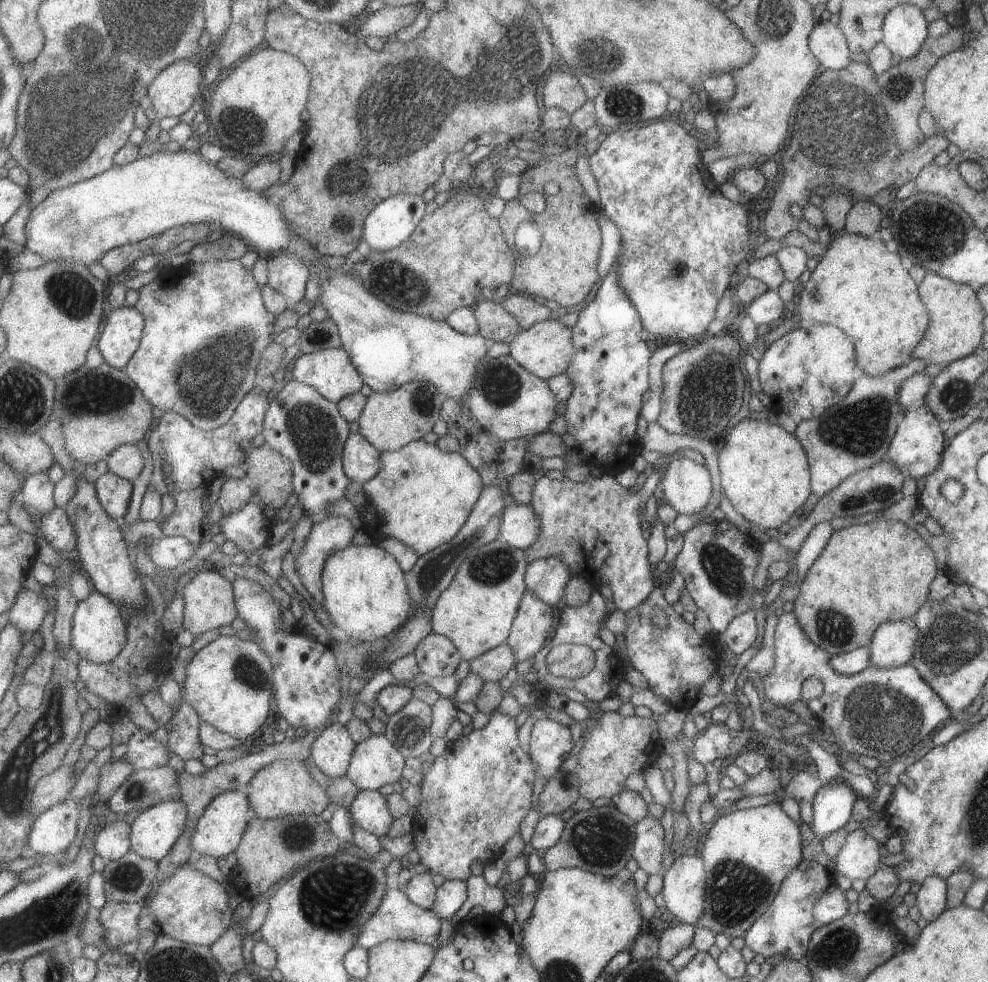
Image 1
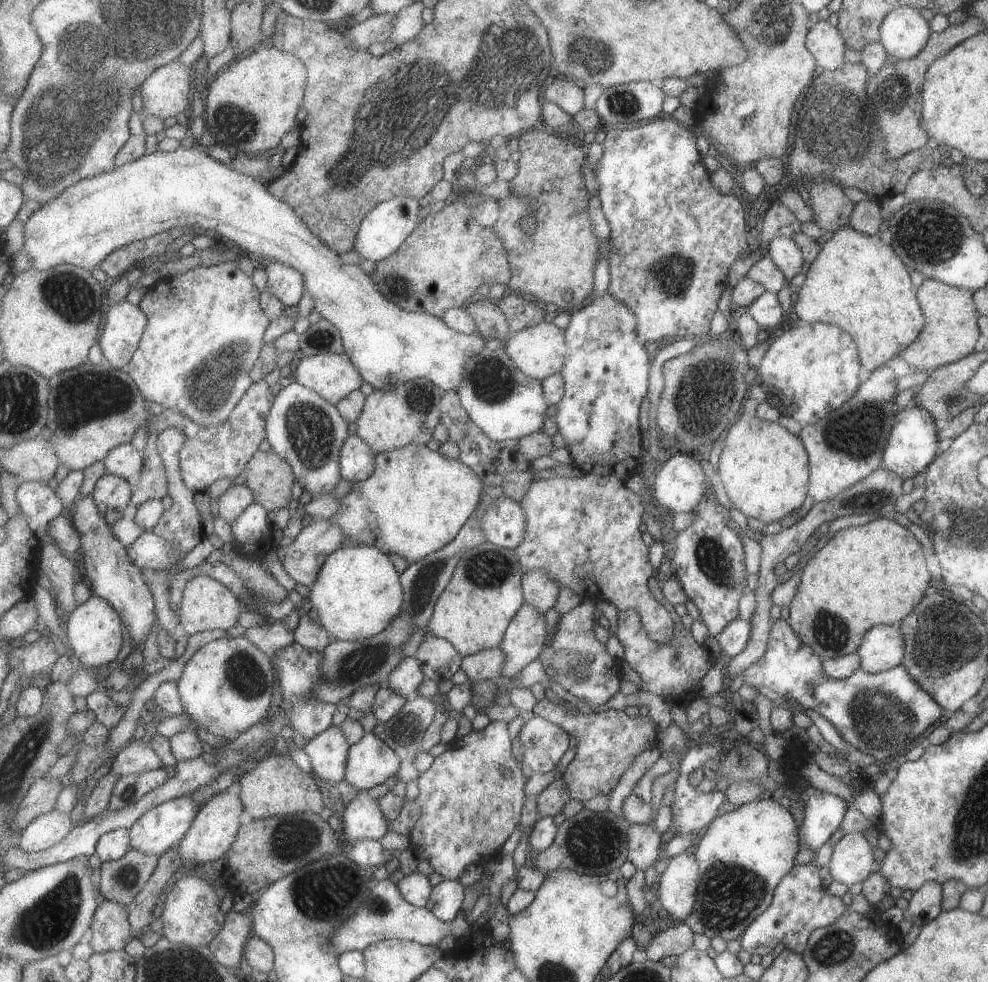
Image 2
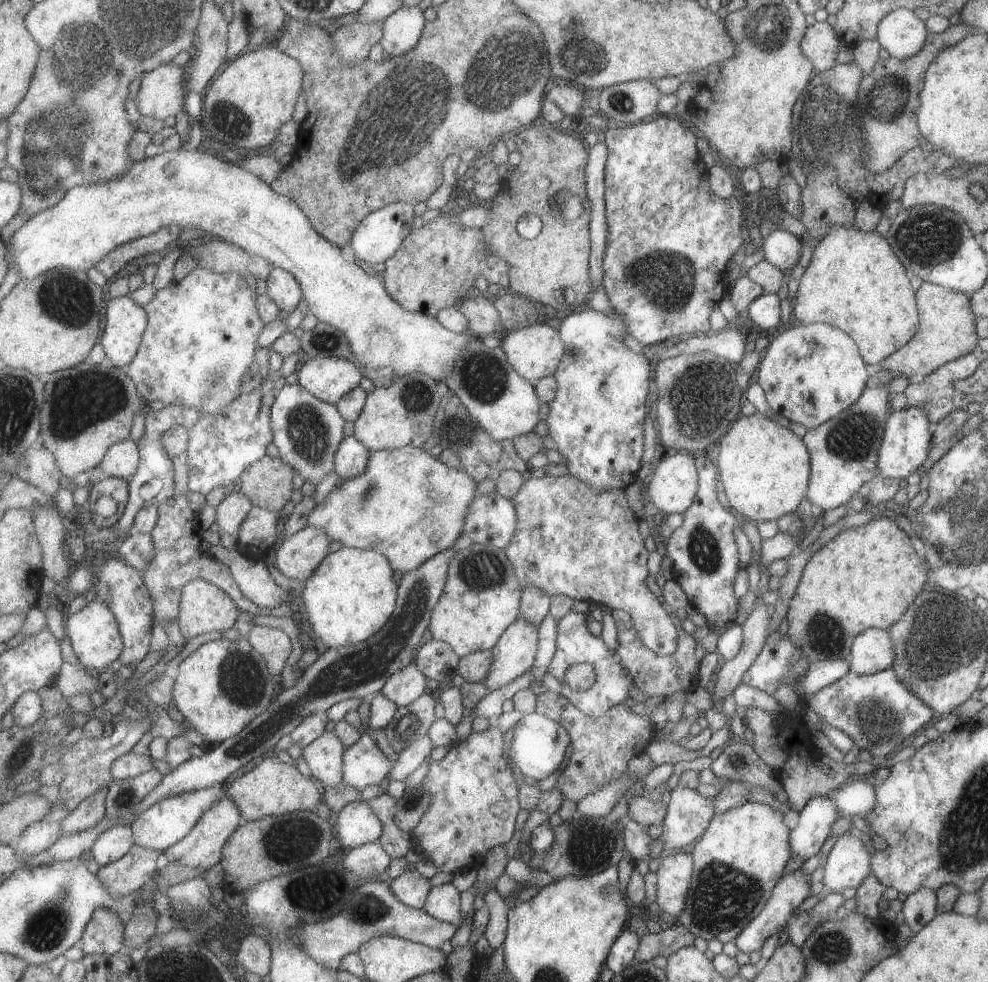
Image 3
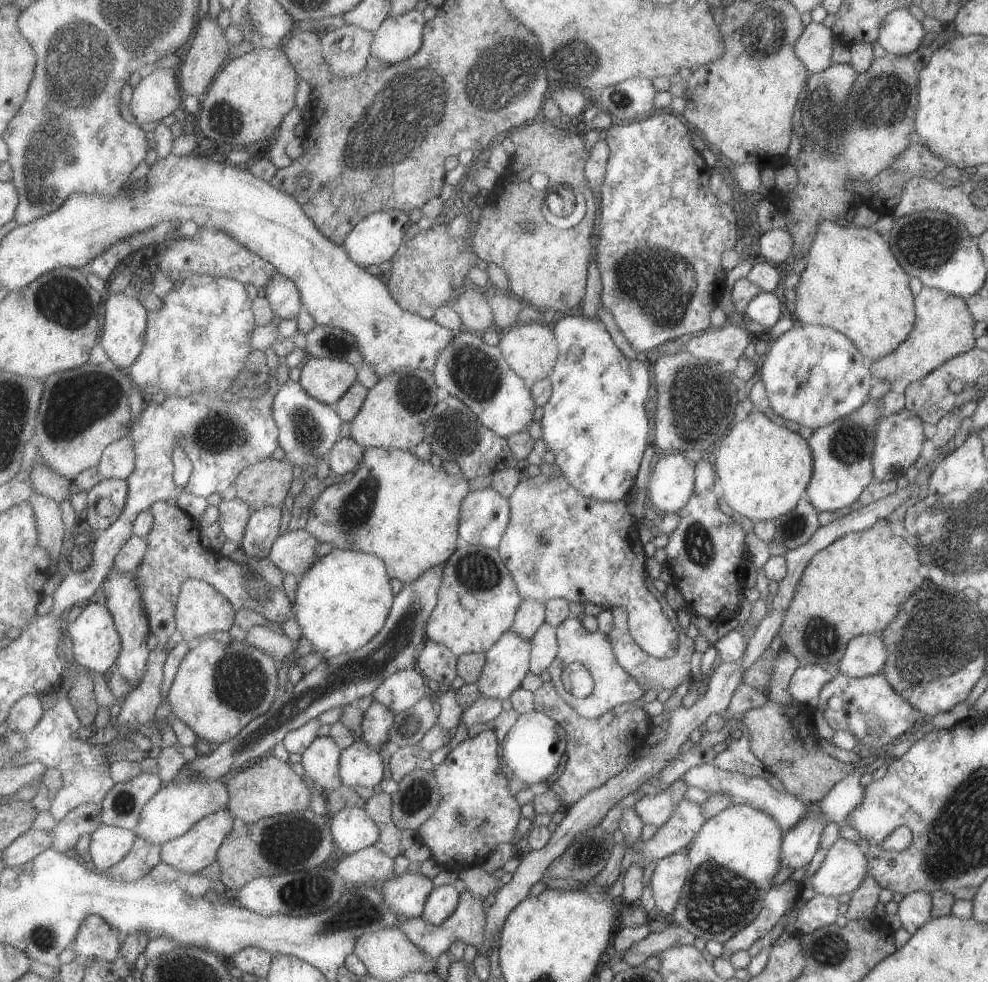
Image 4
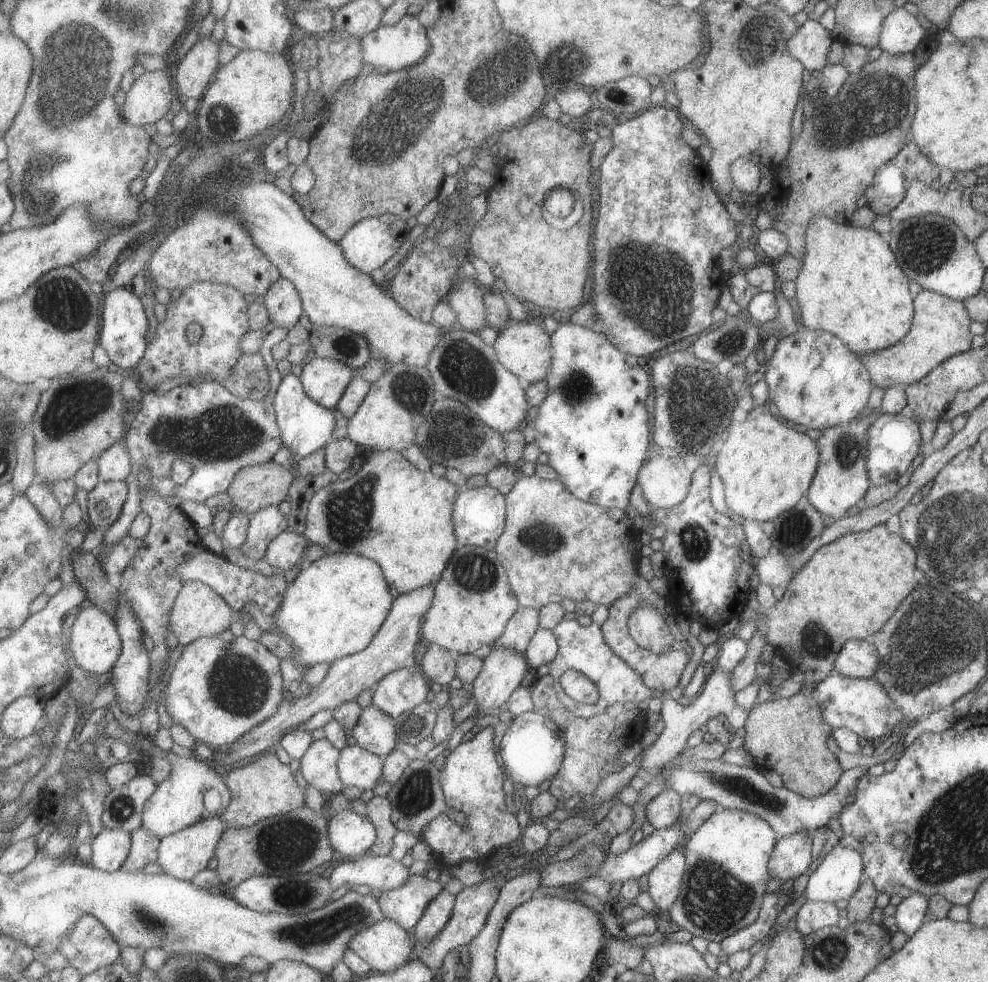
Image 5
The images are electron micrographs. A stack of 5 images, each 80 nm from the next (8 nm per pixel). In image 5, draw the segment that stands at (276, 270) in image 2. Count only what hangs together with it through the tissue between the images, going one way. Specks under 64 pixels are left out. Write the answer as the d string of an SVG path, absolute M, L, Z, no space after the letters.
M281 277L272 284L264 296L264 303L269 309L272 322L277 327L291 329L305 314L304 302L293 281Z

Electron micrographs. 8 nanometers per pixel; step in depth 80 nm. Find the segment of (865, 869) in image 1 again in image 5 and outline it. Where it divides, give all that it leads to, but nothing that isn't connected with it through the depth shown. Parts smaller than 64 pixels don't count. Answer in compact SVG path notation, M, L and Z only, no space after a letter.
M837 843L821 856L821 863L808 876L806 900L835 903L848 899L864 878L860 852Z

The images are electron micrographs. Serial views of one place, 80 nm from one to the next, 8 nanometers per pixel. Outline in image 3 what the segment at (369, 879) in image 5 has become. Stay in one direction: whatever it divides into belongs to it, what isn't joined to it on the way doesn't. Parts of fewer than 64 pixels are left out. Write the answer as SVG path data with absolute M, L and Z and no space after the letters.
M379 840L354 848L345 856L344 863L346 869L357 873L367 882L370 876L377 876L383 870L387 870L393 859Z

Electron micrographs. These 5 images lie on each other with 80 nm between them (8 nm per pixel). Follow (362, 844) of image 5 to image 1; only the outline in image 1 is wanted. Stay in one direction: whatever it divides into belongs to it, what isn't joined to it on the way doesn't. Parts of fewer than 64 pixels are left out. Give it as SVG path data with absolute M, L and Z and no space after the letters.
M363 790L347 810L351 821L377 837L387 836L396 820L389 810L387 796L379 790Z

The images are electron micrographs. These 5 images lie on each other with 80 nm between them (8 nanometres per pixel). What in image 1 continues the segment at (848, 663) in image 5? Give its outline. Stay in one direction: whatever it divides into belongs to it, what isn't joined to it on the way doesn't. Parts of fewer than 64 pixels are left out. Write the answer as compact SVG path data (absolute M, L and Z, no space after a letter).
M908 620L885 622L873 630L867 644L869 666L873 668L897 668L909 663L917 640L917 628Z

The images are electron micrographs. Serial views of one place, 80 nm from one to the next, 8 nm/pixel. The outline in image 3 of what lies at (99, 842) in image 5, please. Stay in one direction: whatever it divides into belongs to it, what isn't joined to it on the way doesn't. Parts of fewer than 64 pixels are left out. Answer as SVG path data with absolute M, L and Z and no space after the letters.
M117 825L106 830L93 845L91 854L100 866L122 859L135 846L136 840L131 826Z

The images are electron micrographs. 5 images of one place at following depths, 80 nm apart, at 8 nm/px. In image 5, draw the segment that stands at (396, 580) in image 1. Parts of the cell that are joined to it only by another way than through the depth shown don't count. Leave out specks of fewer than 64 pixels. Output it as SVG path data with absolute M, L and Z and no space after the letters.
M326 552L320 559L305 565L289 584L281 610L273 617L273 627L276 629L264 632L259 642L267 645L279 658L292 657L303 667L315 666L320 662L331 665L337 659L365 650L373 642L388 619L395 599L389 590L384 568L381 568L376 560L355 553Z

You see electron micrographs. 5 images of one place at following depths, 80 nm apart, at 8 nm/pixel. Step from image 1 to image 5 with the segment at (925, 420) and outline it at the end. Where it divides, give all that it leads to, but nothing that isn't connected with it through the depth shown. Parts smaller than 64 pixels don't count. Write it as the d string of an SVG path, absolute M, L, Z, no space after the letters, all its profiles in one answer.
M902 411L894 415L881 412L868 426L866 452L866 471L871 484L884 485L889 481L896 481L899 476L907 472L911 460L921 452L918 421L911 414Z

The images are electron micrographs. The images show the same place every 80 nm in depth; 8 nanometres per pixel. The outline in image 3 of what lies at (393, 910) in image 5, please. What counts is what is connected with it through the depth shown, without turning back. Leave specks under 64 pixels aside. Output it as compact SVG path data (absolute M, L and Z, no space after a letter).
M406 871L390 881L397 898L406 905L423 909L432 891L431 882L421 872Z

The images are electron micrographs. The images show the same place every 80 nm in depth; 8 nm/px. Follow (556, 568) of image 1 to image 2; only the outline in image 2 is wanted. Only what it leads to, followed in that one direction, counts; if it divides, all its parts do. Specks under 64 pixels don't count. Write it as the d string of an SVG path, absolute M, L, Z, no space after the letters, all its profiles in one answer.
M543 570L524 574L524 602L535 606L539 612L546 614L556 607L562 588Z

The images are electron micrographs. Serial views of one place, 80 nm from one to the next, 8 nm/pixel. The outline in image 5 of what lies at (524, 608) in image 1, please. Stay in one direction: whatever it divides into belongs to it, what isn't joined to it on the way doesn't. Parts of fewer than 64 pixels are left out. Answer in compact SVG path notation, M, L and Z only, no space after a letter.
M497 645L483 659L484 667L473 683L473 694L479 710L489 714L507 704L531 666L525 653L505 645Z

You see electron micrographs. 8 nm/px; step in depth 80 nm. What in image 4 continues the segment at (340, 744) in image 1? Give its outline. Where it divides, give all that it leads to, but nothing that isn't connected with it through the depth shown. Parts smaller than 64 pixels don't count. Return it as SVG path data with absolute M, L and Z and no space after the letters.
M329 734L317 737L301 756L305 774L322 792L345 787L340 773L342 751L340 744Z

